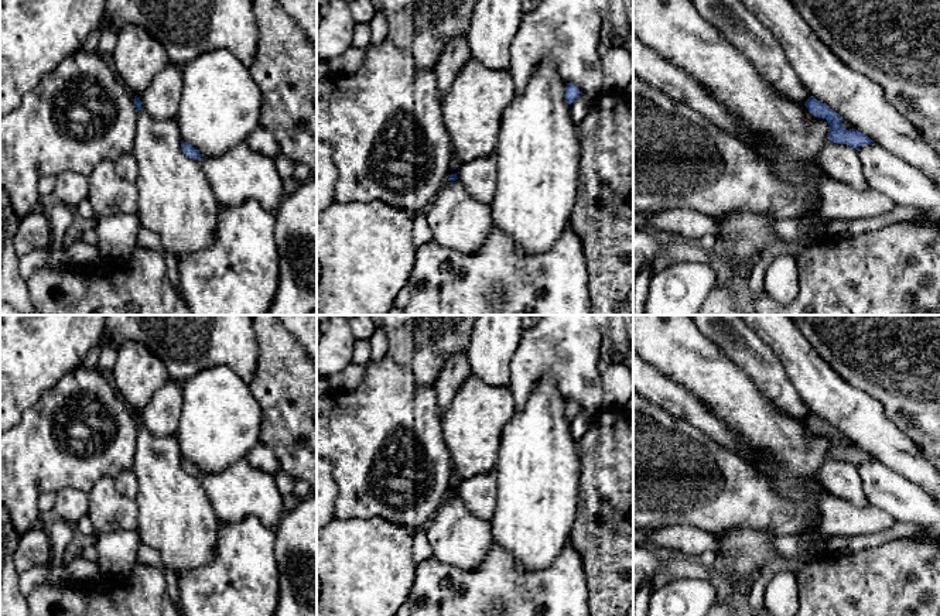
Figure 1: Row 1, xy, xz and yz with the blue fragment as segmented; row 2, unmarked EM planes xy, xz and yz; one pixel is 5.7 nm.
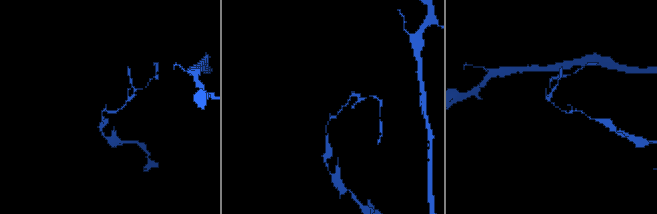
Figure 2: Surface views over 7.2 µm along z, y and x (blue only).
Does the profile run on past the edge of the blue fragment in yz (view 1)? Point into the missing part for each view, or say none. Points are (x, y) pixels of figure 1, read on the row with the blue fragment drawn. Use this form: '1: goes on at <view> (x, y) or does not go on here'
1: does not go on here

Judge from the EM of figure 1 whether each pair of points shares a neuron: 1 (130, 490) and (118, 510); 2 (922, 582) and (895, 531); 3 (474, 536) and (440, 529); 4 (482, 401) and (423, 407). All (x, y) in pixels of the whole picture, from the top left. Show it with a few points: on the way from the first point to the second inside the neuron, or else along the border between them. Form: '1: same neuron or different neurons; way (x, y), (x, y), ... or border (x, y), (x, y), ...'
1: different neurons; border (113, 478), (118, 488), (134, 499)
2: different neurons; border (918, 536), (891, 540), (867, 550)
3: same neuron; way (465, 538), (448, 537)
4: different neurons; border (440, 416), (441, 435), (447, 448)

